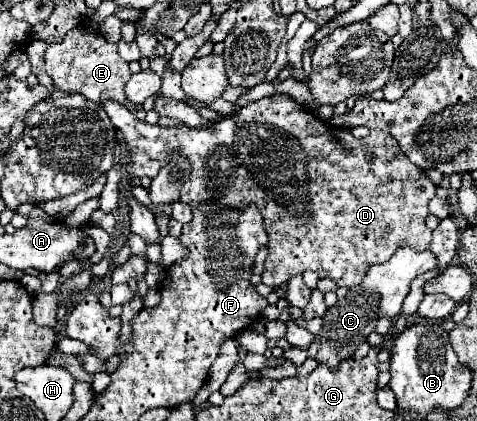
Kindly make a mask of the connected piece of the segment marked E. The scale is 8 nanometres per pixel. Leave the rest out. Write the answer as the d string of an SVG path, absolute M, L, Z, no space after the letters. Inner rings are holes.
M77 25L67 33L67 37L59 45L49 45L46 49L46 72L59 89L69 91L69 93L83 93L87 99L101 103L103 101L117 101L125 103L125 83L129 81L129 65L119 57L117 45L107 43L99 33L93 29ZM89 31L89 33L87 33Z

